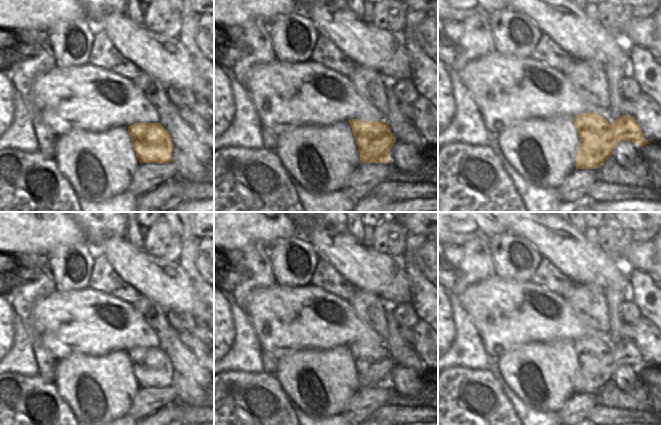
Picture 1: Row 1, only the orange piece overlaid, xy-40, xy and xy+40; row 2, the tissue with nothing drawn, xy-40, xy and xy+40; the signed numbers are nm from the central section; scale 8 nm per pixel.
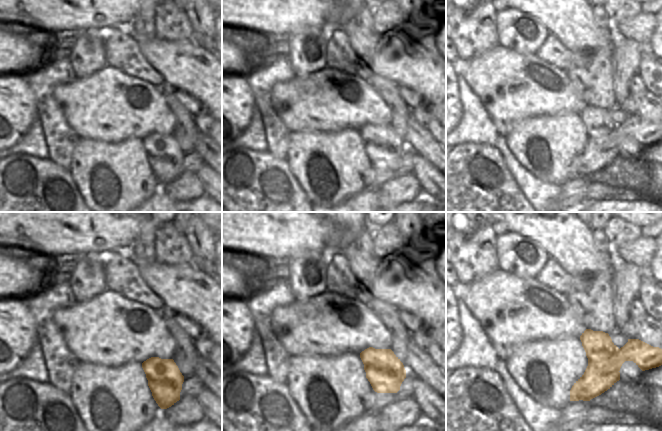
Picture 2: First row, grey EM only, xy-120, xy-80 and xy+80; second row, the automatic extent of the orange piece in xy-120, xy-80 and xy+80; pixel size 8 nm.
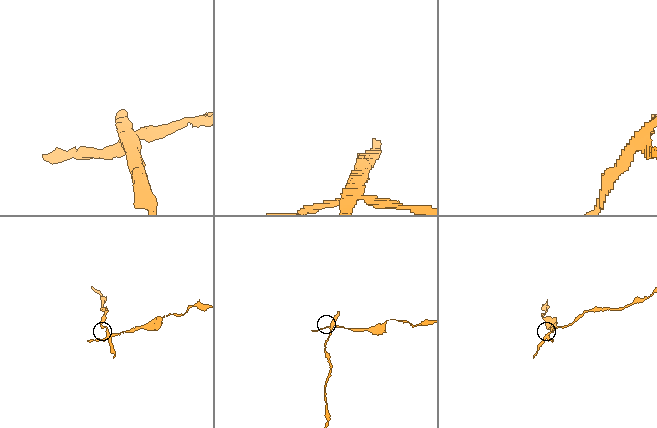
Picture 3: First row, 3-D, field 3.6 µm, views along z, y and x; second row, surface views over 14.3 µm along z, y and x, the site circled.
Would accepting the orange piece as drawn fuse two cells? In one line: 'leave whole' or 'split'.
split

